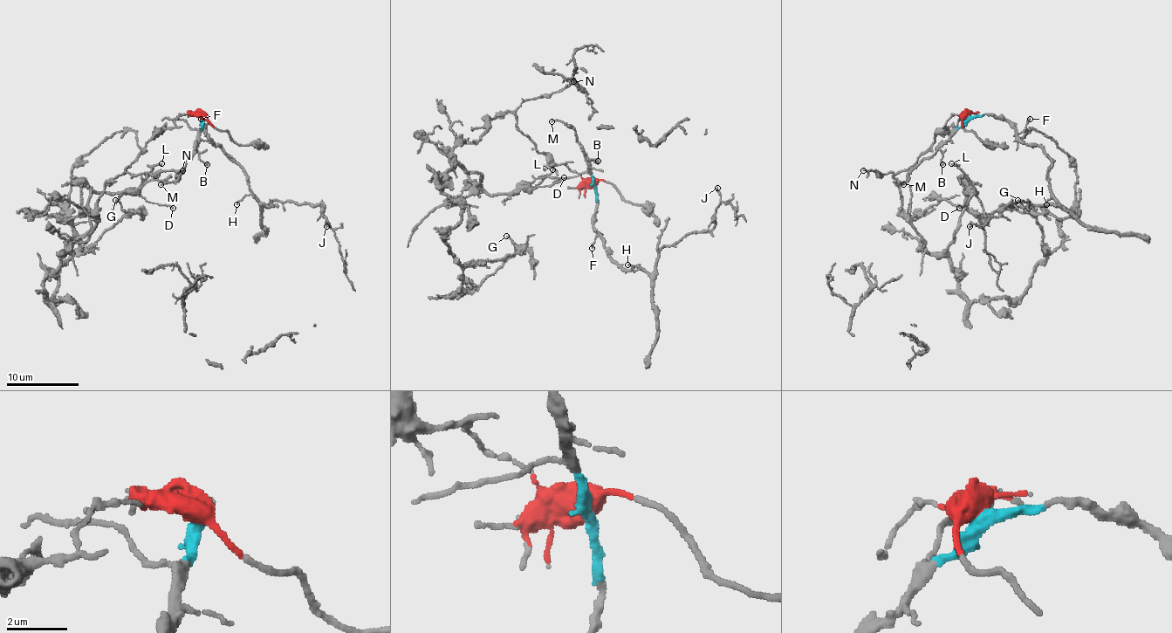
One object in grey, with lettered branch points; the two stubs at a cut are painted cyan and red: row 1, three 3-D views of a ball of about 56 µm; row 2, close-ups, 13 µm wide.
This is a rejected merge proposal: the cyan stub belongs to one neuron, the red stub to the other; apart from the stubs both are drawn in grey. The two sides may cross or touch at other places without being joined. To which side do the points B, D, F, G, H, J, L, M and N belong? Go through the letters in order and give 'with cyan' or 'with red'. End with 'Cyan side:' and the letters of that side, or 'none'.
B: with cyan
D: with red
F: with cyan
G: with red
H: with cyan
J: with cyan
L: with red
M: with cyan
N: with red
Cyan side: B, F, H, J, M

